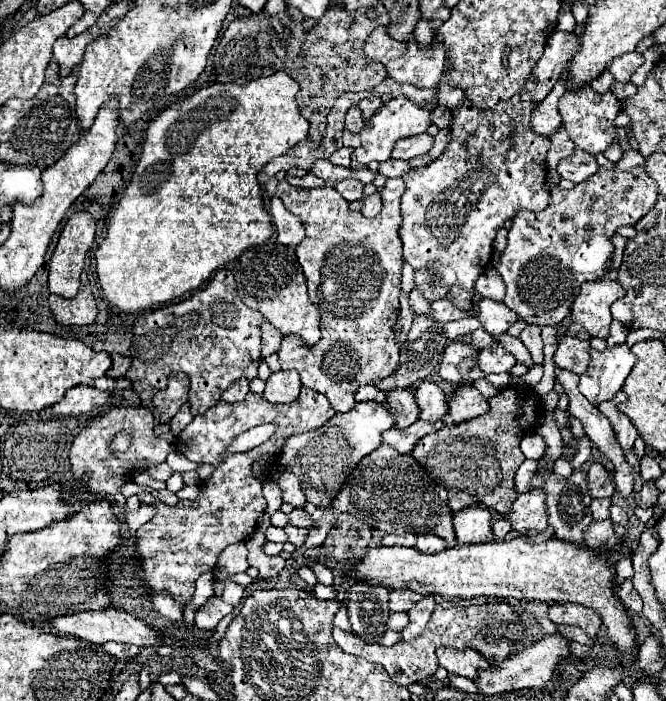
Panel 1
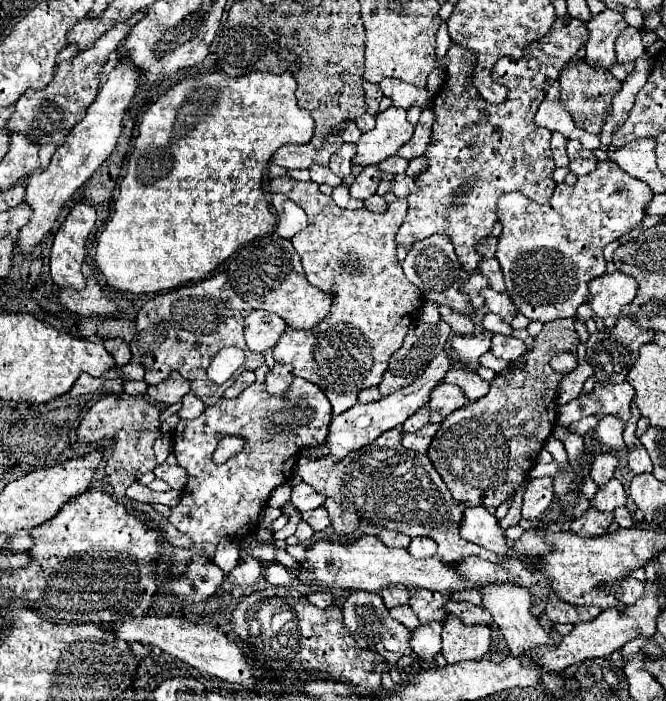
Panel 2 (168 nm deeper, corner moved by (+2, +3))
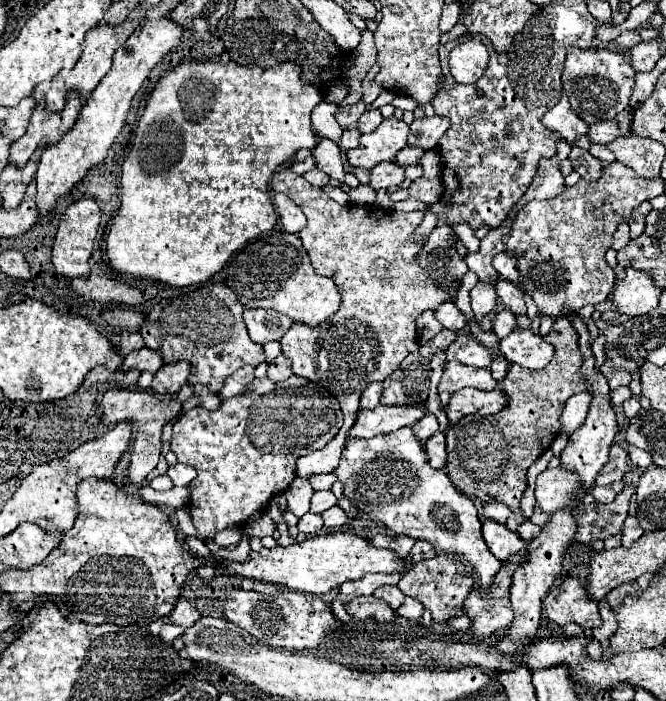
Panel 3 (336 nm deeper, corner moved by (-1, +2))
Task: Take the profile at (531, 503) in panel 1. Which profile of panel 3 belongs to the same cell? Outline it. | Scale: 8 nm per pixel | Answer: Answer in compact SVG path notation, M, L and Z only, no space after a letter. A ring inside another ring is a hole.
M564 467L546 469L536 479L536 501L540 503L542 511L554 513L570 505L582 491L582 487L584 485L578 473Z

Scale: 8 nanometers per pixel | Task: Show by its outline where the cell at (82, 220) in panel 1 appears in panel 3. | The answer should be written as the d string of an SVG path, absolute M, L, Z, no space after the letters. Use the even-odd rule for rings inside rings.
M78 199L66 209L62 221L58 223L58 231L52 247L52 263L56 267L56 273L64 277L80 277L88 273L88 259L92 255L94 239L98 233L100 215L102 215L100 207L94 199Z

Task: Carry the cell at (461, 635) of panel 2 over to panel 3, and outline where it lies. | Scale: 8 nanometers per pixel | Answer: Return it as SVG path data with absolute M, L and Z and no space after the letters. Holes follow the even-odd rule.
M522 549L516 555L510 555L502 569L494 575L494 585L486 593L480 591L480 587L472 589L470 595L464 601L466 615L474 619L470 633L476 639L488 637L494 631L506 629L510 621L514 619L512 603L510 603L510 585L512 585L512 575L526 561L526 549Z

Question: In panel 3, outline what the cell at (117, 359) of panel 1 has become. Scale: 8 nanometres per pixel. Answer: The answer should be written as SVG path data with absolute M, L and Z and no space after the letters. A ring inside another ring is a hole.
M124 331L120 335L120 347L118 347L118 353L122 357L126 357L130 351L138 351L144 347L144 341L142 341L142 335L138 331Z

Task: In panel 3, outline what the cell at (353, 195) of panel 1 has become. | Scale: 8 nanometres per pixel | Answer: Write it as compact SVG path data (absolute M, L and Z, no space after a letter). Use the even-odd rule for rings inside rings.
M390 161L390 163L378 163L372 169L370 175L370 185L378 191L378 189L388 189L392 185L400 185L404 181L404 167L400 167L398 163Z

